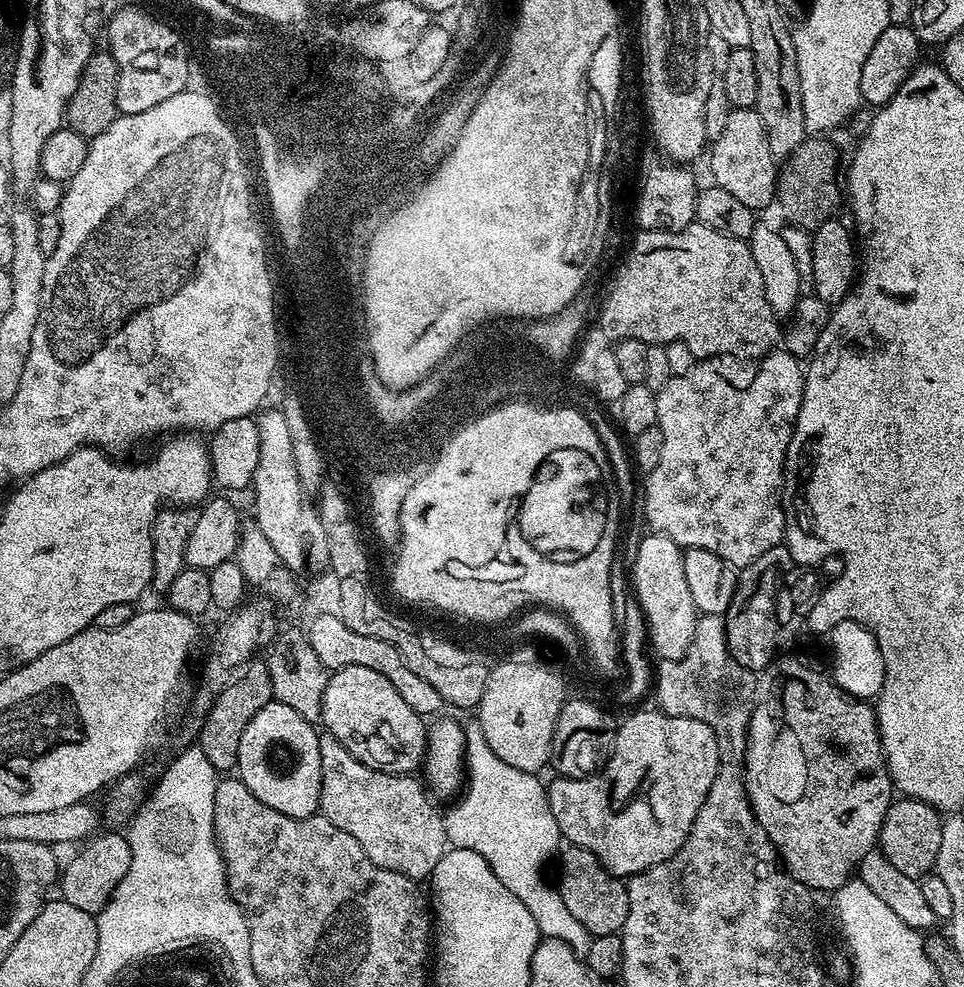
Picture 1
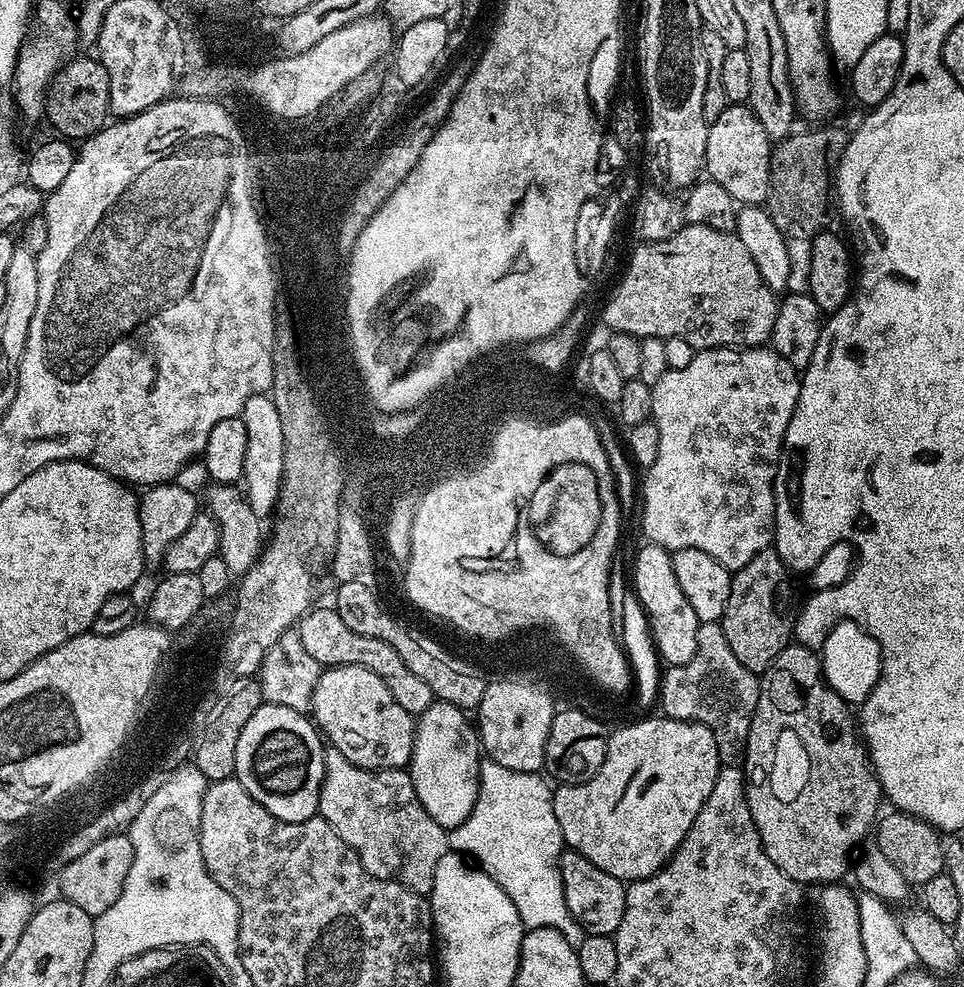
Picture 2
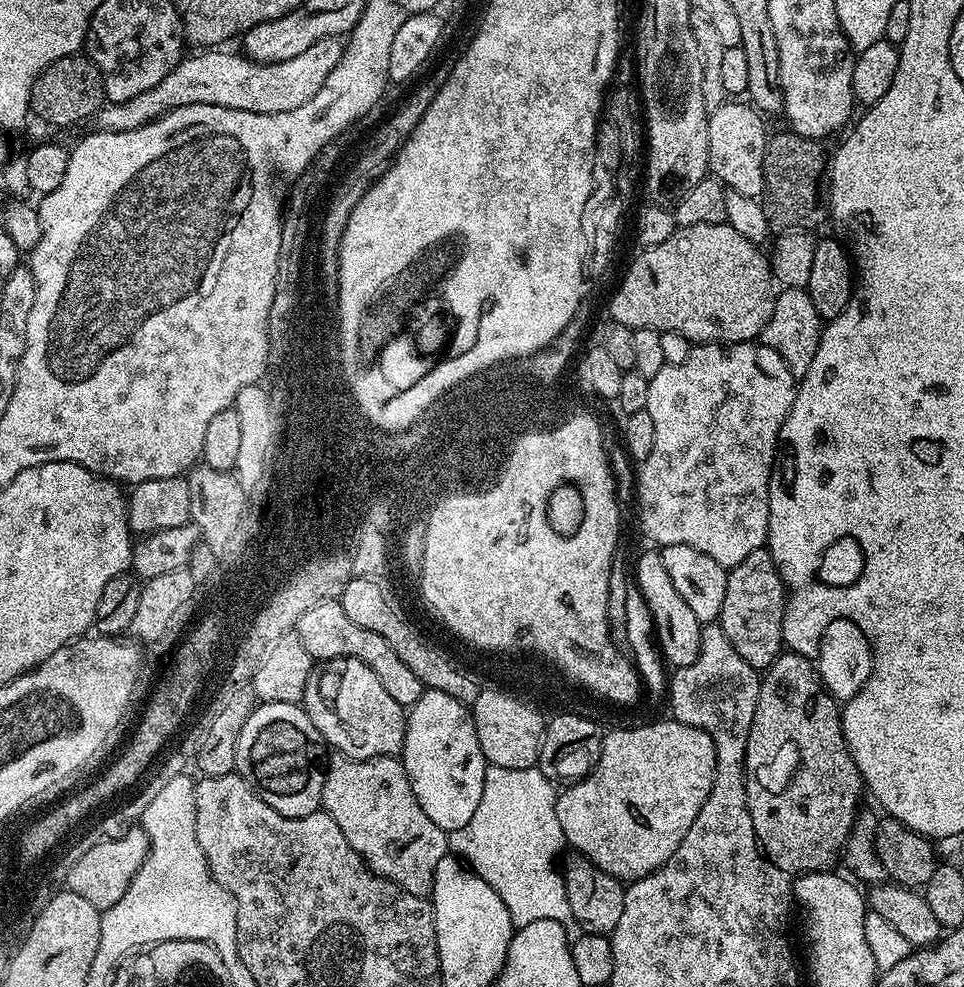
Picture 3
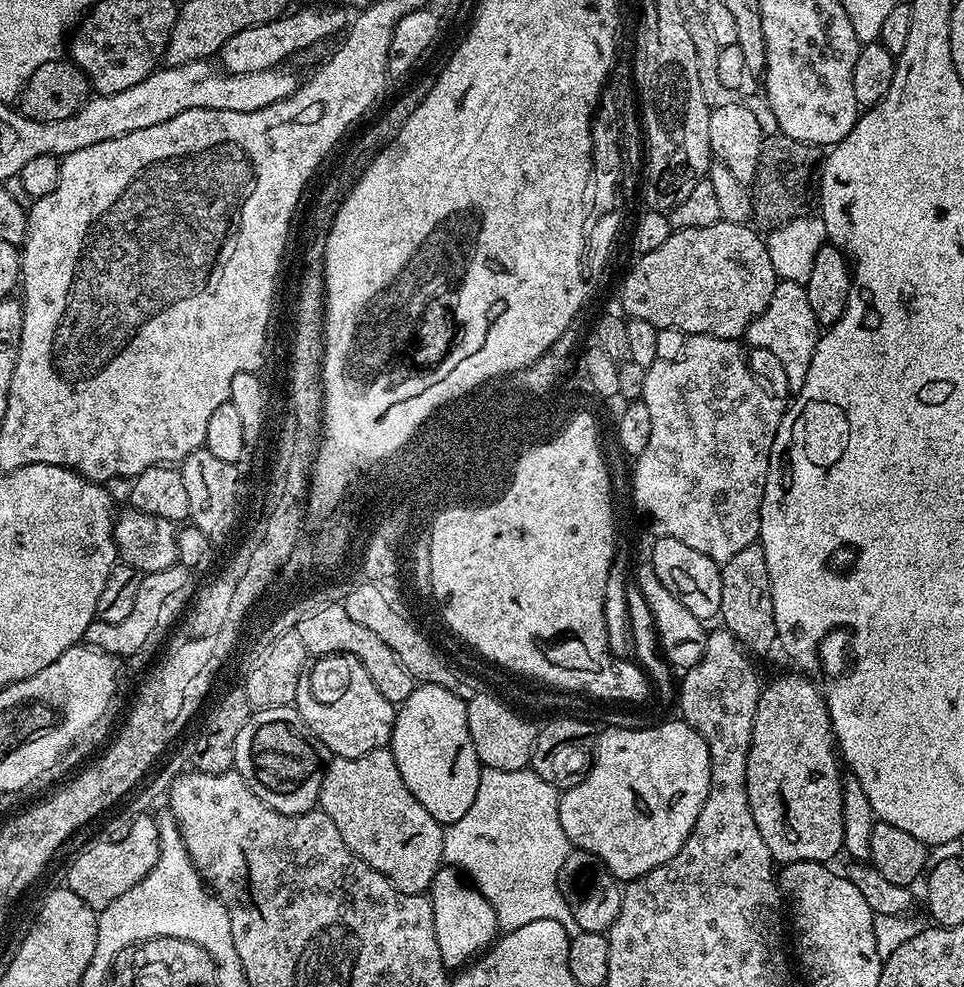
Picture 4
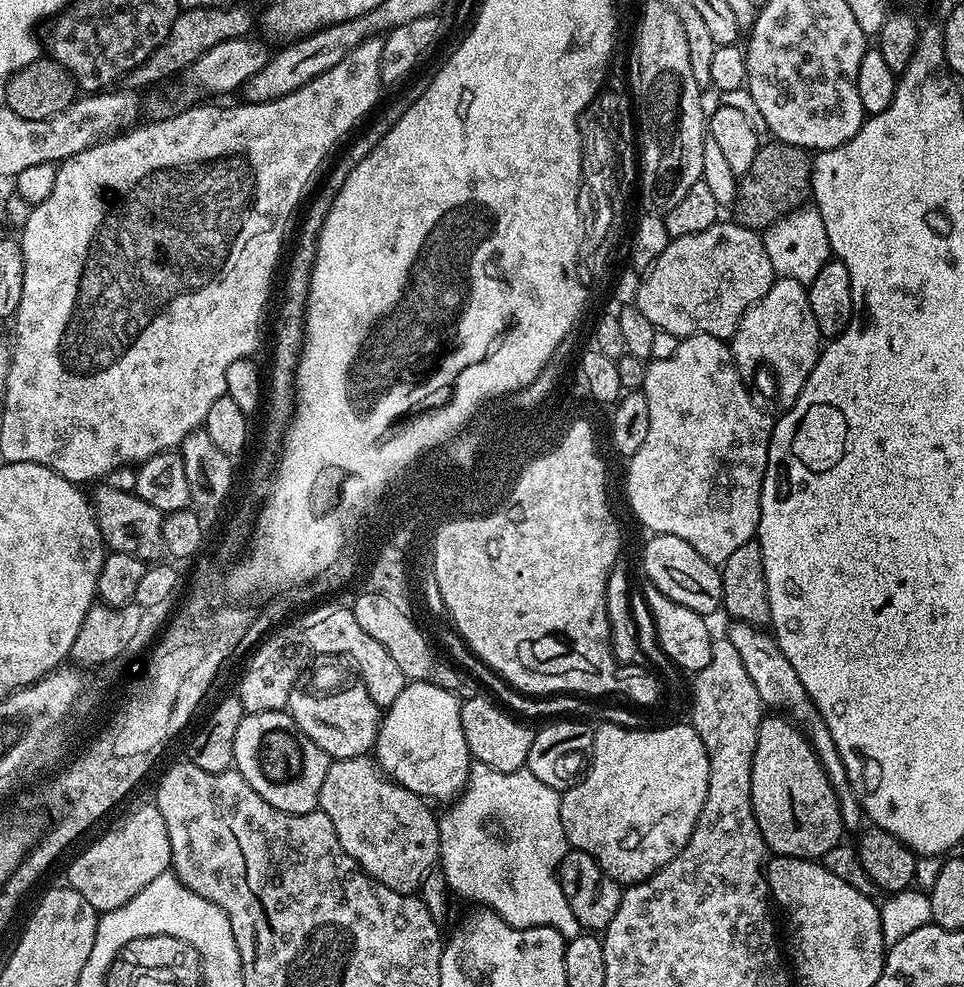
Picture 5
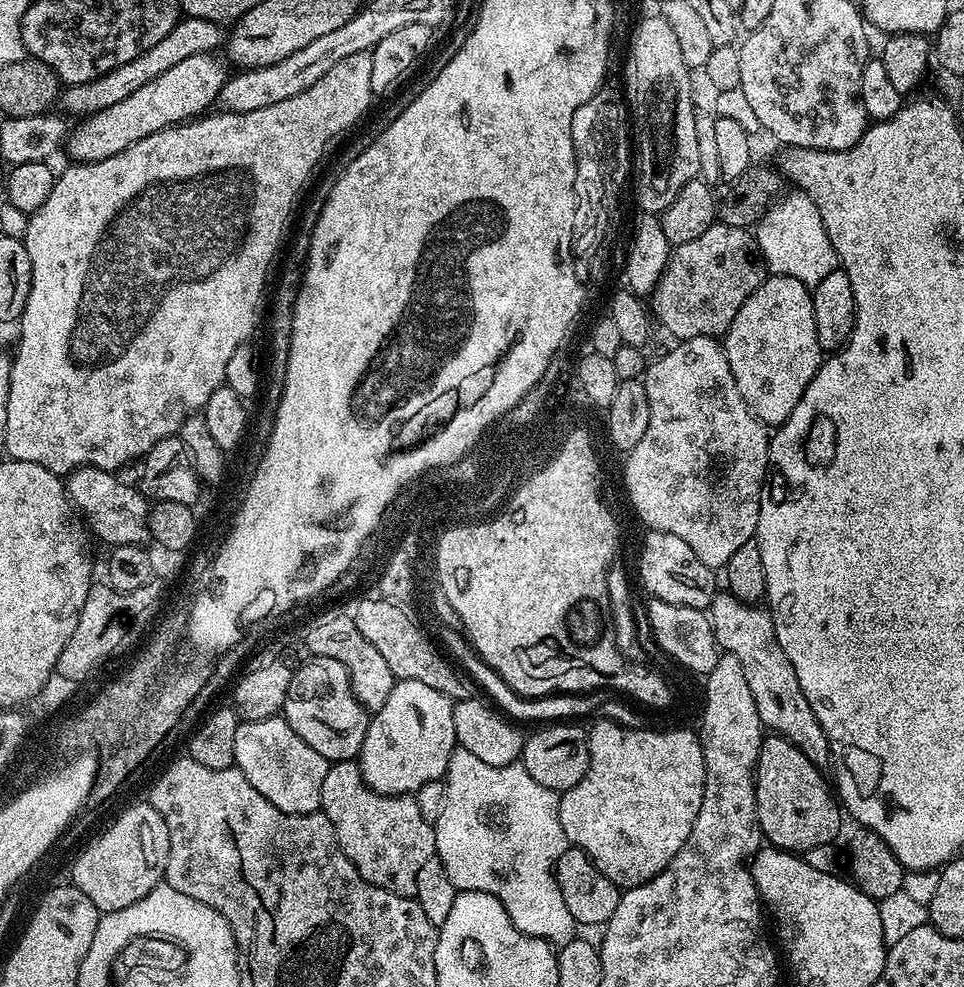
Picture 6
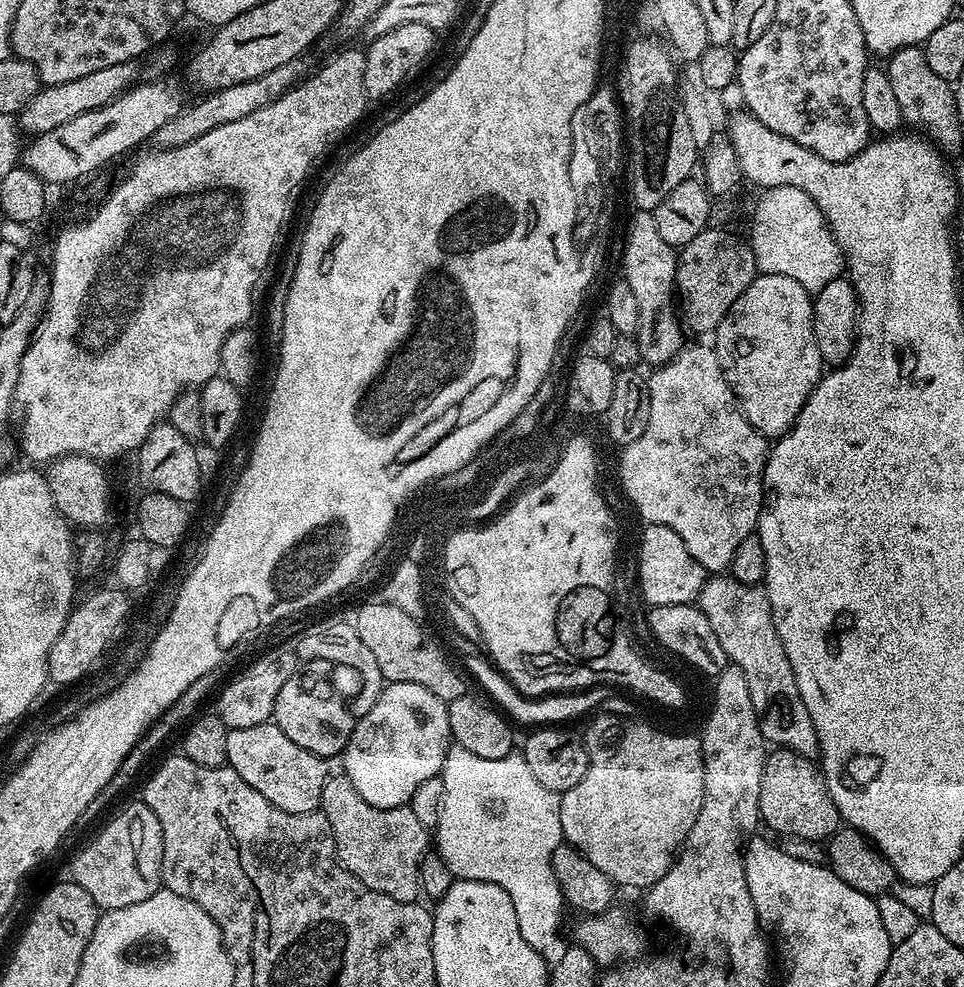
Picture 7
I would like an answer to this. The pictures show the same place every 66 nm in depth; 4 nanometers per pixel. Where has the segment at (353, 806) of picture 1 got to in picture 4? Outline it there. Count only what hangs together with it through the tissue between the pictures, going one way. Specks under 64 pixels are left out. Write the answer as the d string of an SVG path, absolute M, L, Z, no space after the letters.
M391 747L375 748L358 758L338 756L327 761L322 786L320 787L319 811L325 812L338 826L338 834L342 834L342 842L350 846L362 862L369 864L378 874L382 874L402 894L418 896L427 893L432 886L432 879L444 860L444 828L441 821L435 820L410 794L406 782L402 782L402 774L398 774L398 762L394 762Z

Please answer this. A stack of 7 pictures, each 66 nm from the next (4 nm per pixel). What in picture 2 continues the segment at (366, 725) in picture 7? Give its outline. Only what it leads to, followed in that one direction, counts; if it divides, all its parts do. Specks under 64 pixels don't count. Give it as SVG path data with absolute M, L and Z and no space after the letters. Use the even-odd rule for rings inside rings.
M436 700L416 720L416 737L412 751L410 775L418 802L446 830L466 820L480 789L480 737L469 713L458 706ZM469 720L469 721L468 721Z

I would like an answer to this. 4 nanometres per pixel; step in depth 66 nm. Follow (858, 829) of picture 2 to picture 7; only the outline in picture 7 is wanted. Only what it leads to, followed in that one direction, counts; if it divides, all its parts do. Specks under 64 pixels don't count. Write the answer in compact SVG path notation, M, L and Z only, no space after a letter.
M776 748L765 755L760 819L774 831L780 832L781 837L793 836L821 842L833 836L842 824L834 798L830 798L823 771L813 761L802 758L802 754L794 754L785 748Z

